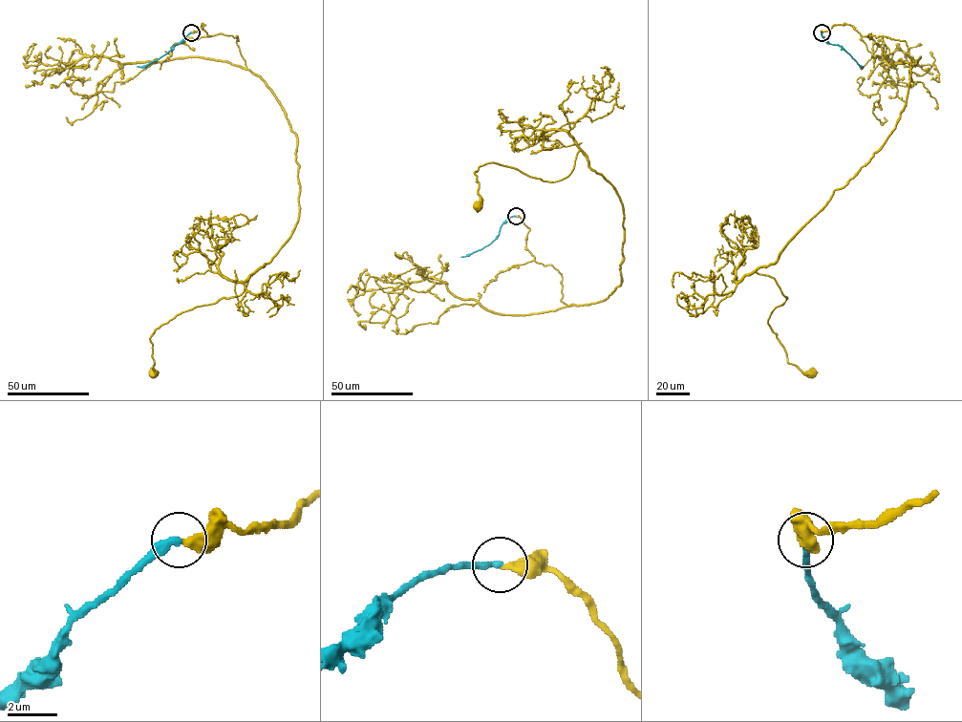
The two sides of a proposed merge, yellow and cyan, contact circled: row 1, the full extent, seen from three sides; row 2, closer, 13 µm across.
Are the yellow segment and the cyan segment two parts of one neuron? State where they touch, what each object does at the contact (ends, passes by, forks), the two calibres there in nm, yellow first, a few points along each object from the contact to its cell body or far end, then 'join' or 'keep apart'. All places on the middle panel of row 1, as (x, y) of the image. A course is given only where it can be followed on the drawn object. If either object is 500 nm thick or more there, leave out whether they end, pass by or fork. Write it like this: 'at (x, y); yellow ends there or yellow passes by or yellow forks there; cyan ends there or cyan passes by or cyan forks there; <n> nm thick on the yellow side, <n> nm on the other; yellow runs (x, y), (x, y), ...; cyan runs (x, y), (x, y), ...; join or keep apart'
at (516, 216); yellow ends there; cyan ends there; 340 nm thick on the yellow side, 320 nm on the other; yellow runs (515, 216), (566, 304), (620, 285), (623, 203), (580, 150), (555, 181), (480, 165), (478, 206); cyan runs (515, 216), (502, 223), (499, 235), (488, 244), (460, 256); join

